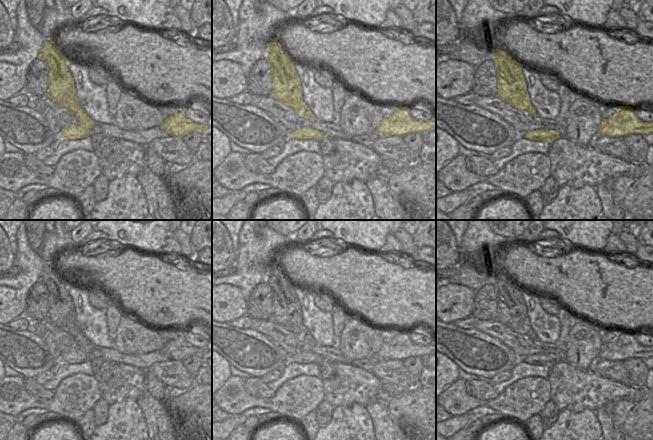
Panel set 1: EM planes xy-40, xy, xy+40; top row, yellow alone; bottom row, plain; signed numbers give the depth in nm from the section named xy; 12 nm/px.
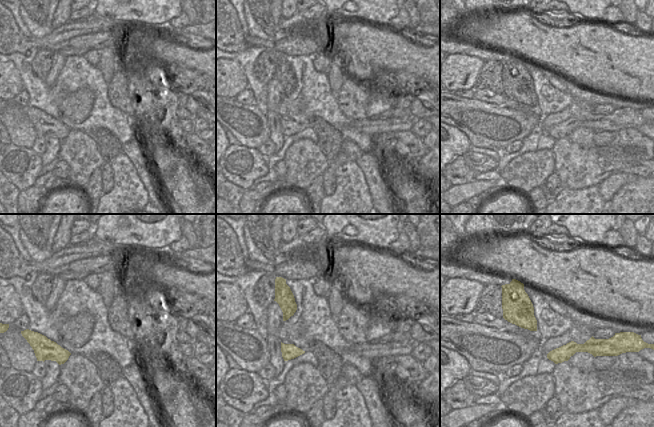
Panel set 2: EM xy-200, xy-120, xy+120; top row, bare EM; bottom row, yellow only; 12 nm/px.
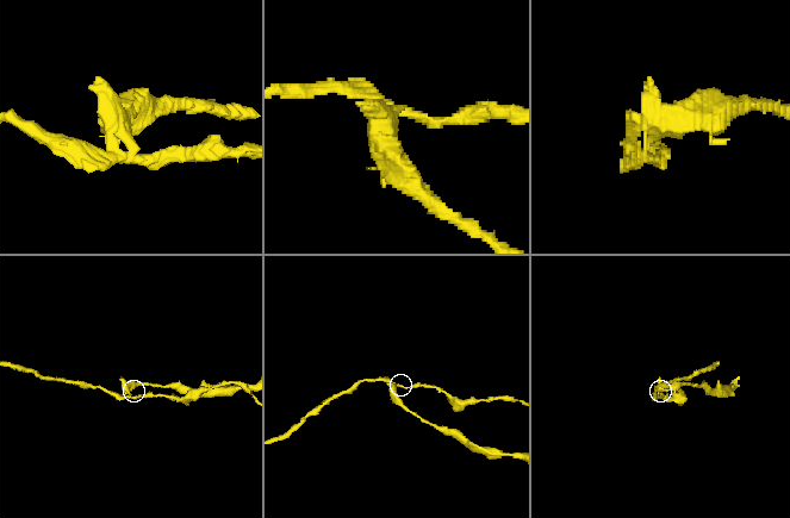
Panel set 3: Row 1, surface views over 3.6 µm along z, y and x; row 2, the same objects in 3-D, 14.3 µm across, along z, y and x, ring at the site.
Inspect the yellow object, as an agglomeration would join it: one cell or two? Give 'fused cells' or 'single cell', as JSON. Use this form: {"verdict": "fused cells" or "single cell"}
{"verdict": "fused cells"}

